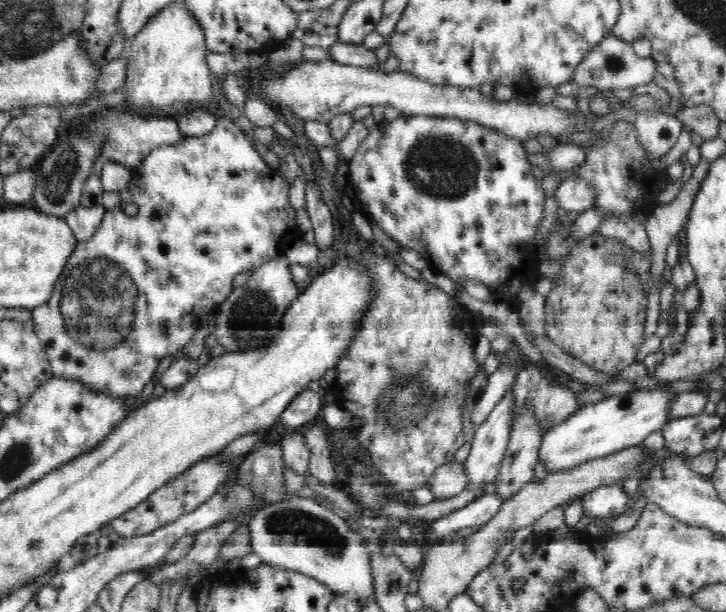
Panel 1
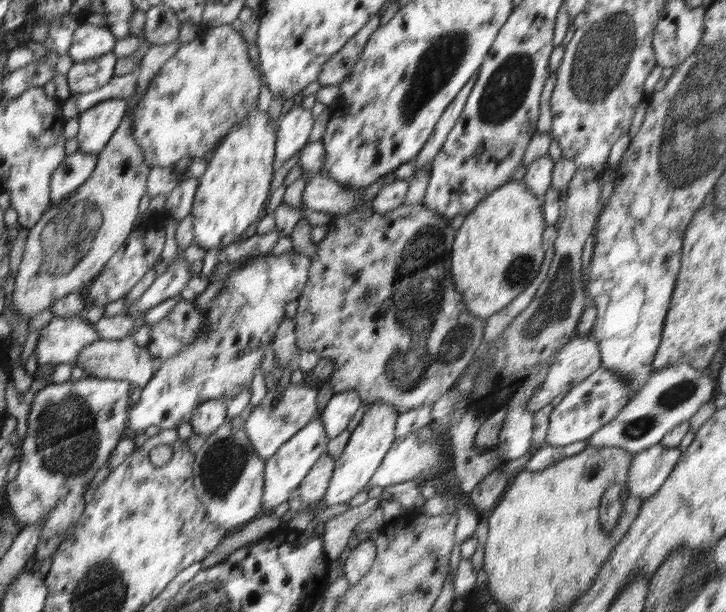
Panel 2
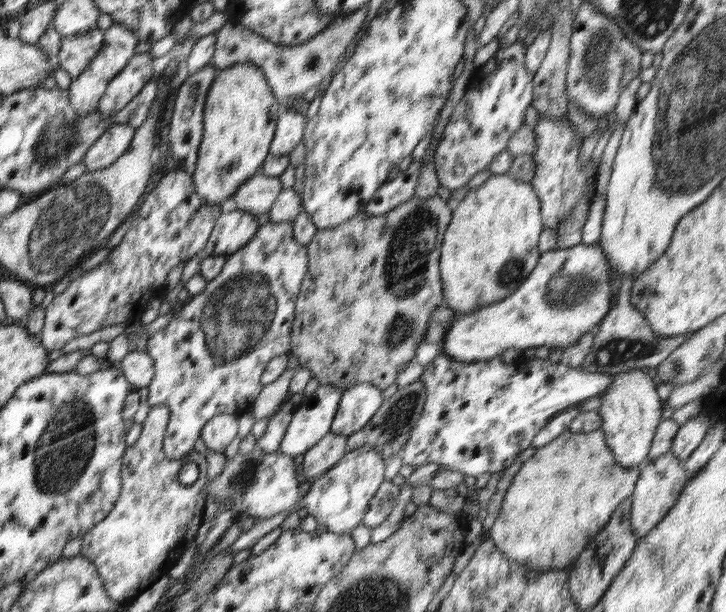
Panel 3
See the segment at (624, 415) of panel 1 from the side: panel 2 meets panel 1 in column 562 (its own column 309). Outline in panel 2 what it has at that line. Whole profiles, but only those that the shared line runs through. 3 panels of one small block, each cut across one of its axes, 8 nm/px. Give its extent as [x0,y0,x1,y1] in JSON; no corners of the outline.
[262,417,327,509]

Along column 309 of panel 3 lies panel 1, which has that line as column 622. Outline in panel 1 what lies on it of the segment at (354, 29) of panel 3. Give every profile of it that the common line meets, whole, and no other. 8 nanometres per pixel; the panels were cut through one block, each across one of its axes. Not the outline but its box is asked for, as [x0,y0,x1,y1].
[572,35,656,91]

